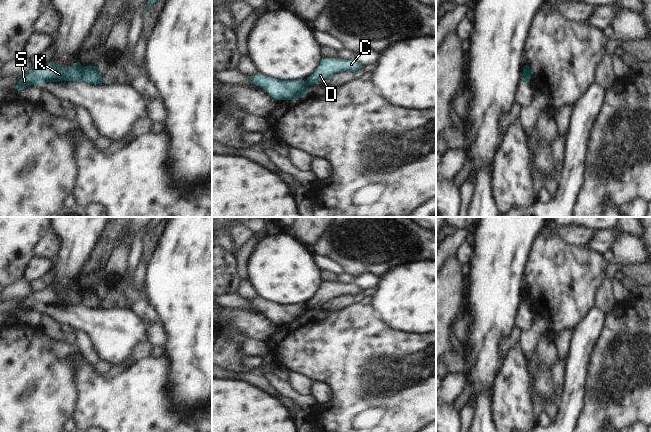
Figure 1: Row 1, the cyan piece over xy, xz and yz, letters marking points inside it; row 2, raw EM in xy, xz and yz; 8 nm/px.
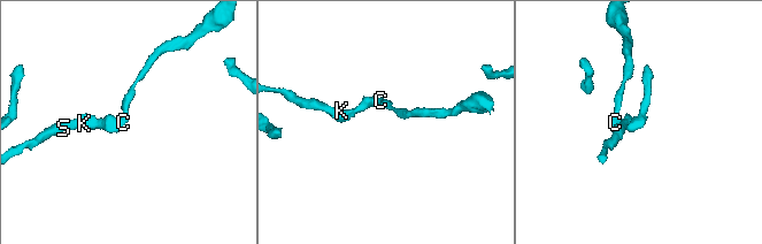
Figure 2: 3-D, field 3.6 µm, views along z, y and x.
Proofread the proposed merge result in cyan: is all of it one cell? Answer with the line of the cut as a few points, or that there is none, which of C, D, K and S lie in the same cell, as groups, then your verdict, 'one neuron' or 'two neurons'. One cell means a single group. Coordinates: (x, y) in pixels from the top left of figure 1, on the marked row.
xy (83, 67), (81, 79) | C D / K S | two neurons

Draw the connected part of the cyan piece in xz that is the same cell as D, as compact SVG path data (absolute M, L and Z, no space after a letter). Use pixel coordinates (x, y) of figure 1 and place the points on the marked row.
M323 57L320 61L320 65L315 70L315 72L307 78L307 87L322 83L324 80L328 79L338 72L355 72L358 71L361 67L362 65L358 63L355 58L353 60L342 60L337 57Z

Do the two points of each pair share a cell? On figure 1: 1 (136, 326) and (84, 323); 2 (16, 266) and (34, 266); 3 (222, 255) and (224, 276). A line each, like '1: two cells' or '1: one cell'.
1: one cell
2: two cells
3: one cell

